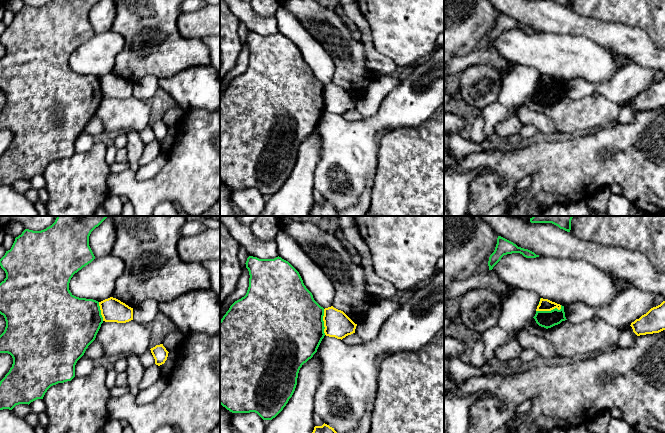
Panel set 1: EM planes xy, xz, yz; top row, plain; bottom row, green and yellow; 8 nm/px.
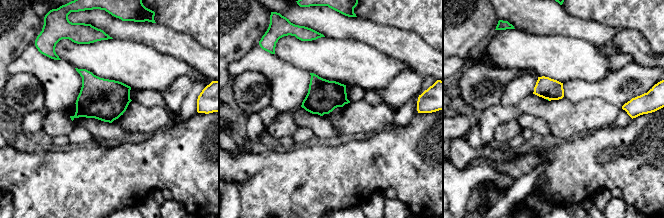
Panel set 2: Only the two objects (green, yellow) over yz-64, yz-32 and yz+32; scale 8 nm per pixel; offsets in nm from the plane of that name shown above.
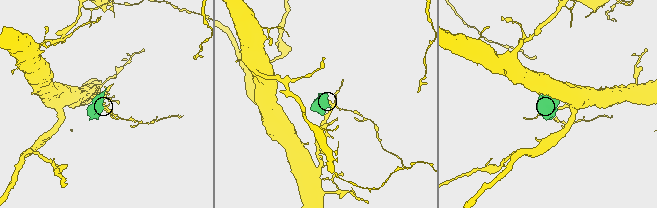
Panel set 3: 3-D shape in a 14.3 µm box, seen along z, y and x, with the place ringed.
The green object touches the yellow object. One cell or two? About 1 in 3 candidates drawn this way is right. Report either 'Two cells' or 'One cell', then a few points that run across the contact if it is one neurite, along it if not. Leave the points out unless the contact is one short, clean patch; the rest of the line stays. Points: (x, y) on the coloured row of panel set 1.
Two cells. Line: yz (561, 305), (559, 309), (553, 308), (536, 311)

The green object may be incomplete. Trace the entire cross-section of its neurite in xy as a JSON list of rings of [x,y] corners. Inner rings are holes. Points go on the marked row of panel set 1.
[[[57,216],[55,222],[44,230],[25,229],[0,259],[0,266],[6,273],[6,278],[0,283],[0,314],[6,321],[5,330],[0,335],[0,353],[8,353],[13,358],[12,367],[0,381],[0,410],[12,410],[16,405],[29,405],[43,399],[51,386],[75,377],[75,365],[95,340],[103,317],[99,302],[74,296],[69,283],[75,273],[95,259],[89,236],[107,217]]]

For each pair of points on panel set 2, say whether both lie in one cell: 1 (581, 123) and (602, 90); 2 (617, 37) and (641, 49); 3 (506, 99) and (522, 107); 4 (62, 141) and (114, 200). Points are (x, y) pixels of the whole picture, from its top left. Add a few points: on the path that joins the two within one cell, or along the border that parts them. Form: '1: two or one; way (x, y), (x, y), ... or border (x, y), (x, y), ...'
1: two; border (575, 102), (601, 97), (614, 103), (619, 108)
2: one; way (623, 39), (635, 45)
3: two; border (532, 93), (516, 104), (499, 104)
4: two; border (71, 146), (65, 149), (53, 149)

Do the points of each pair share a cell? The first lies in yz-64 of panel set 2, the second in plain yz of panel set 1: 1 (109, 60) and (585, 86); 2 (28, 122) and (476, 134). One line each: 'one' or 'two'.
1: two
2: one

